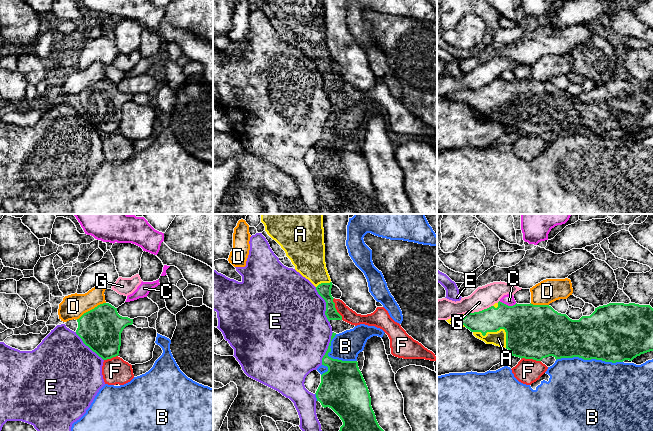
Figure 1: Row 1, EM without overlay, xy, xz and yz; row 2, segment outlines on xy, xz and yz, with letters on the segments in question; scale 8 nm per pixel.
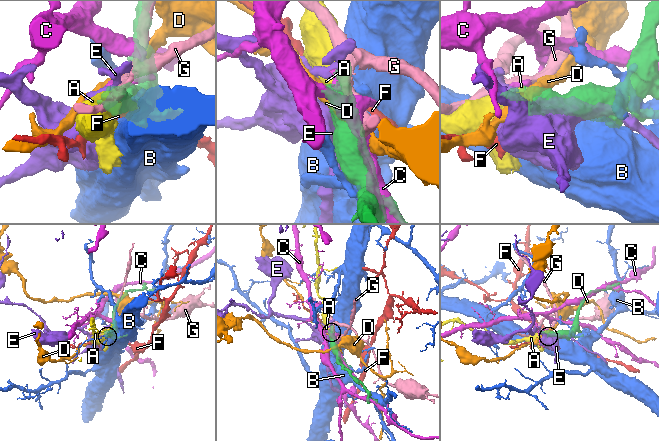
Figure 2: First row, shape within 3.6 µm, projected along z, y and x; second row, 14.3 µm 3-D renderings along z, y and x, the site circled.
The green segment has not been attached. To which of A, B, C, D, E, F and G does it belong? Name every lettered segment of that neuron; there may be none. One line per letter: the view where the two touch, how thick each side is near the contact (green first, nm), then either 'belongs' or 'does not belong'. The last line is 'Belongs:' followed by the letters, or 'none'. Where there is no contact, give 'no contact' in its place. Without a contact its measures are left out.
A: contact in yz; calibres 380 and 120 nm; belongs
B: contact in yz; calibres 420 and 500 nm; does not belong
C: contact in yz; calibres 380 and 90 nm; does not belong
D: contact in xy; calibres 340 and 200 nm; does not belong
E: contact in xz; calibres 110 and 460 nm; does not belong
F: contact in xz; calibres 110 and 110 nm; does not belong
G: contact in yz; calibres 200 and 180 nm; does not belong
Belongs: A

